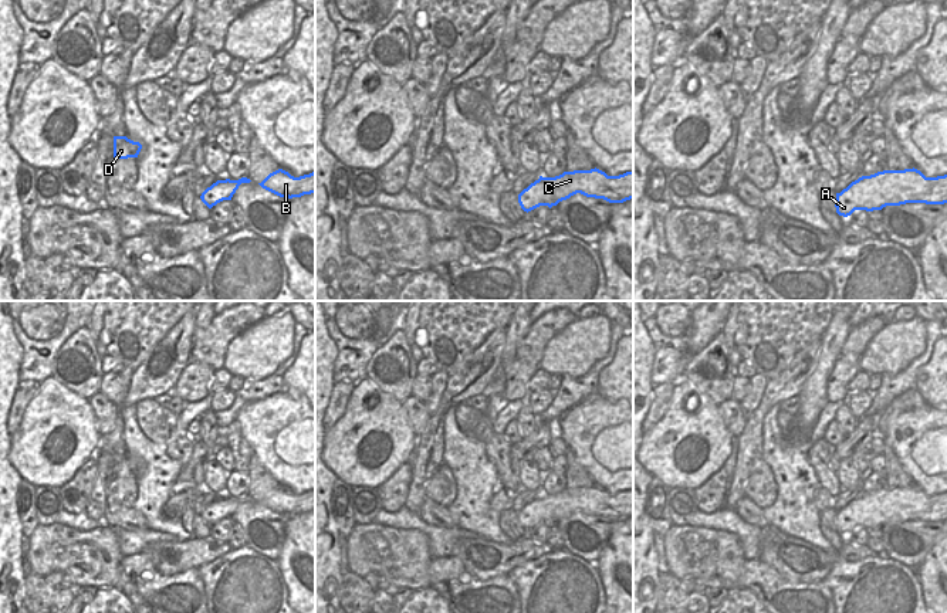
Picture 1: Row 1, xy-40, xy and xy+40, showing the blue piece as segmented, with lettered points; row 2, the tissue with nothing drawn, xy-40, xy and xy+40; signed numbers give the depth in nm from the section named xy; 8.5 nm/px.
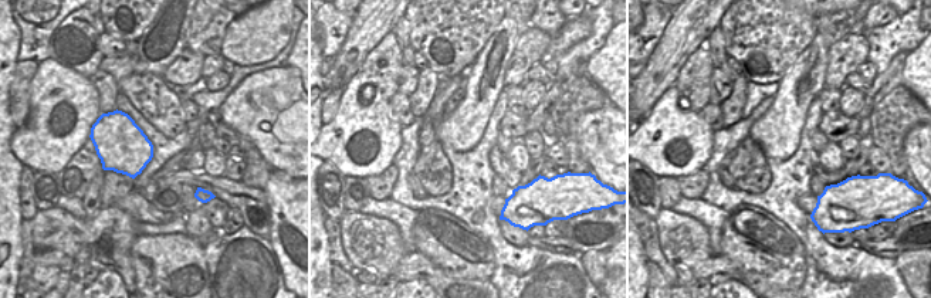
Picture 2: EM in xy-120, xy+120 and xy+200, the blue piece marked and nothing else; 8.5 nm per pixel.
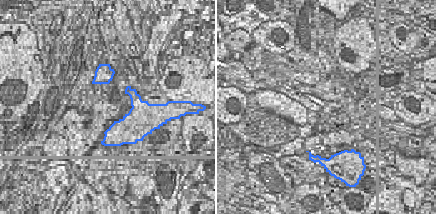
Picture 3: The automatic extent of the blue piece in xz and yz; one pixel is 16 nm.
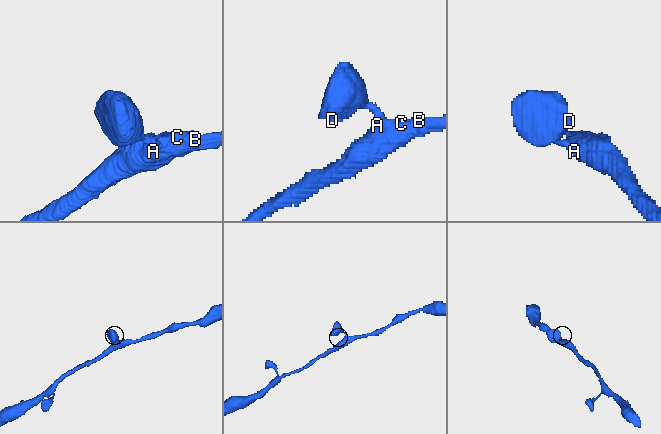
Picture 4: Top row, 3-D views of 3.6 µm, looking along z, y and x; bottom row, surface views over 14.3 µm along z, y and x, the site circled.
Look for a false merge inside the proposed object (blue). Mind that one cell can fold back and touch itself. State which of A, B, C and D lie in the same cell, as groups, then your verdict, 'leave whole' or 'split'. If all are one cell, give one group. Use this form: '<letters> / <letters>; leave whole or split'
A B C D; leave whole

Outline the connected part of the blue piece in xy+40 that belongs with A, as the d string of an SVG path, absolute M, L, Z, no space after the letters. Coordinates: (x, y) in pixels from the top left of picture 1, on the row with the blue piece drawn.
M917 169L883 170L862 176L836 193L836 213L848 217L855 210L882 210L906 203L947 203L947 175L926 177Z

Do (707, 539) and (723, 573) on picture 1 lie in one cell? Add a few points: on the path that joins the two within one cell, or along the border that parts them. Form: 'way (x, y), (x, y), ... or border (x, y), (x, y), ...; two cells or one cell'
way (707, 548), (719, 565); one cell

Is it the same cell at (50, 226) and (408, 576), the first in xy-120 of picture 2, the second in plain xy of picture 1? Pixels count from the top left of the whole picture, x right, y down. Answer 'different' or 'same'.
same

